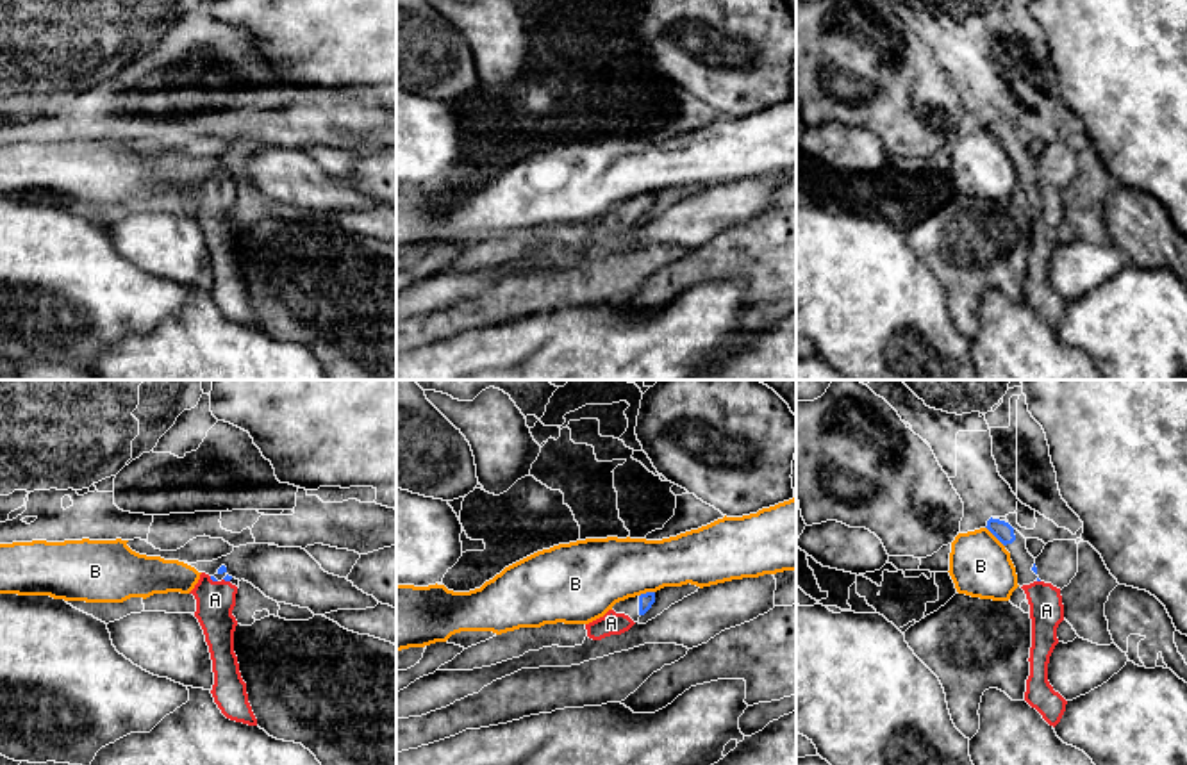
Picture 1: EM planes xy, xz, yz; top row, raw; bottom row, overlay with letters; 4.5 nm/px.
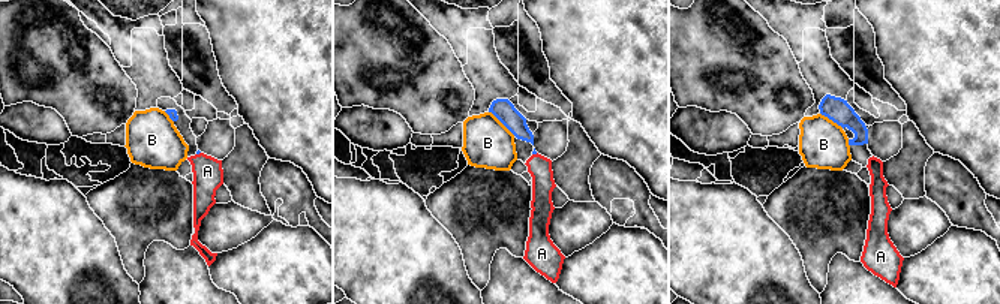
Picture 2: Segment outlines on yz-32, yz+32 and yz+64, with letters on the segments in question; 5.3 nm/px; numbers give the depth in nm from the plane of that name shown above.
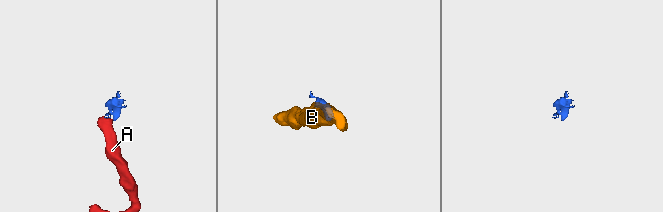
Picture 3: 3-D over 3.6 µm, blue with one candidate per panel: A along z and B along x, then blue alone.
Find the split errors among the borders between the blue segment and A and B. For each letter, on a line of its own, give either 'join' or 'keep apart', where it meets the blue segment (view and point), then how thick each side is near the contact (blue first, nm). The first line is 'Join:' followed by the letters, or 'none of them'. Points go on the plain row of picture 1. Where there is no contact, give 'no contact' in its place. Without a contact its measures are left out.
Join: A
A: join; contact xy (213, 180); calibres 20 and 180 nm
B: keep apart; contact yz (995, 136); calibres 90 and 280 nm

